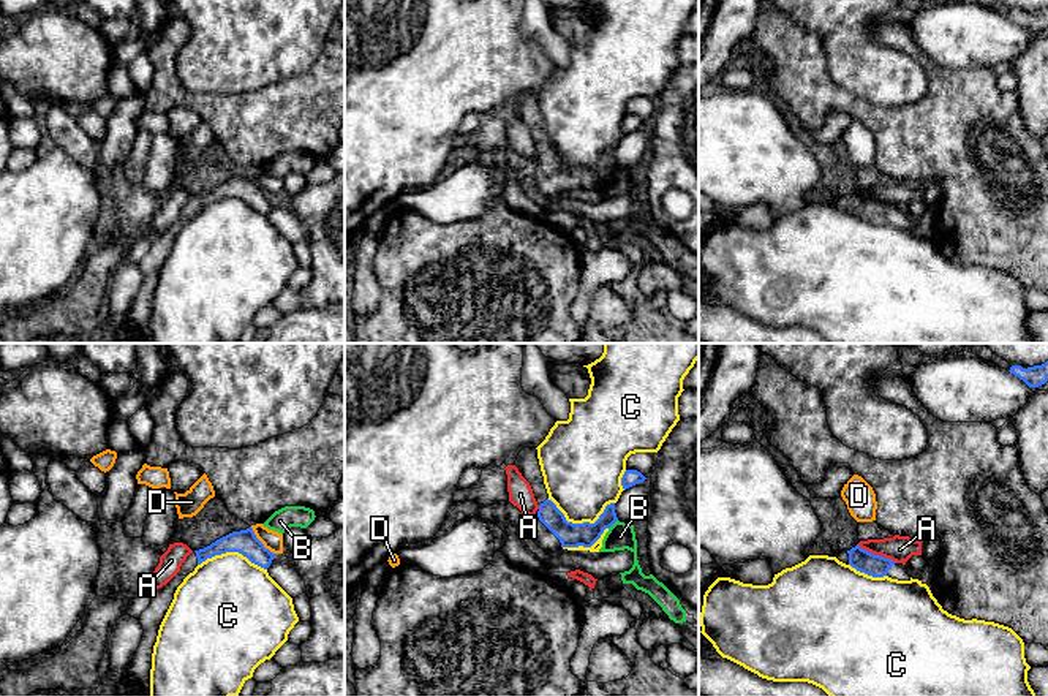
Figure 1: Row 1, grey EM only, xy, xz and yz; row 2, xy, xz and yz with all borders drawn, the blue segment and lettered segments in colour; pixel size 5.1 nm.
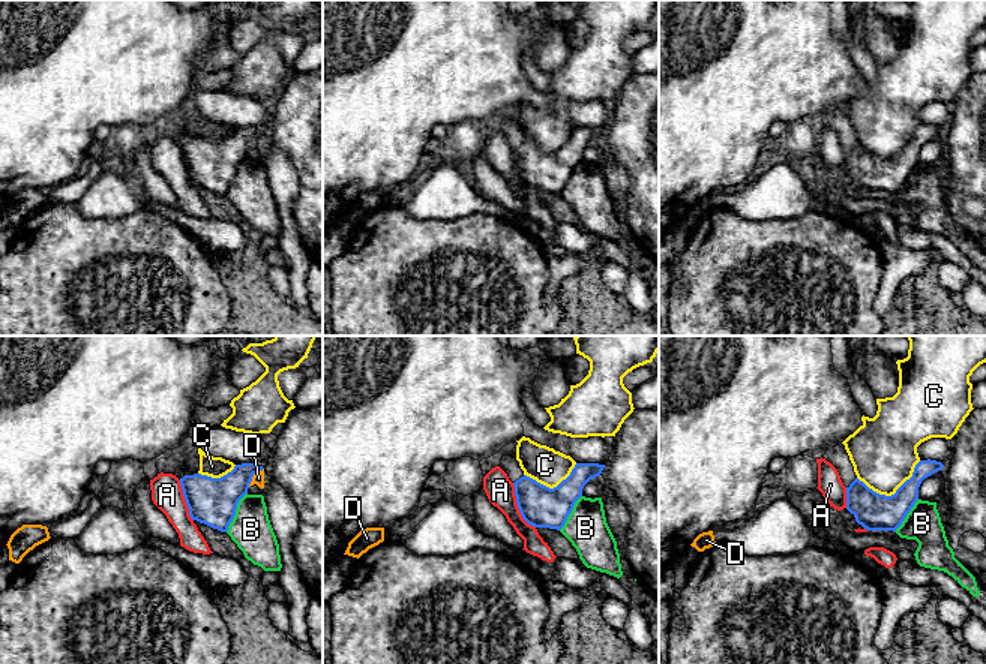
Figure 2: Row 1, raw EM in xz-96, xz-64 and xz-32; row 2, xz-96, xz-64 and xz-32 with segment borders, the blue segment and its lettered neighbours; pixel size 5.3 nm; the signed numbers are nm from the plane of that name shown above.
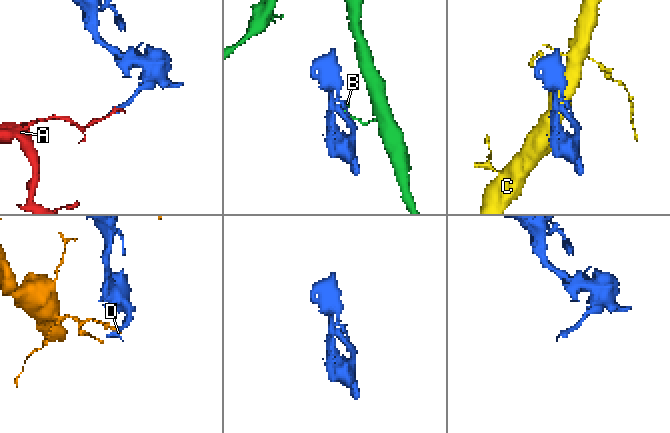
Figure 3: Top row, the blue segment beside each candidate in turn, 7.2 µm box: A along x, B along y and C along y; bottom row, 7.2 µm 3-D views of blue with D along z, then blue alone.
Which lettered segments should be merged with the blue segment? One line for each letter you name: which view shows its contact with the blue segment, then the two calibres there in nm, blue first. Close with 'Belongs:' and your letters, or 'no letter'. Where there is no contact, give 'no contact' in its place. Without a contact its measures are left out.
Belongs: no letter

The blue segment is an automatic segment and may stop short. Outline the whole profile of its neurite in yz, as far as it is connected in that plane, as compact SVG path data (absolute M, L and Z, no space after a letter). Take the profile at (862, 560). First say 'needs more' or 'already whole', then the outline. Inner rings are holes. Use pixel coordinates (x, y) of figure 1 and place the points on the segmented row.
needs more; M858 544L850 550L838 552L835 557L843 563L850 565L857 571L873 577L888 576L898 581L910 581L906 565L896 563L880 555L874 555L861 549Z

